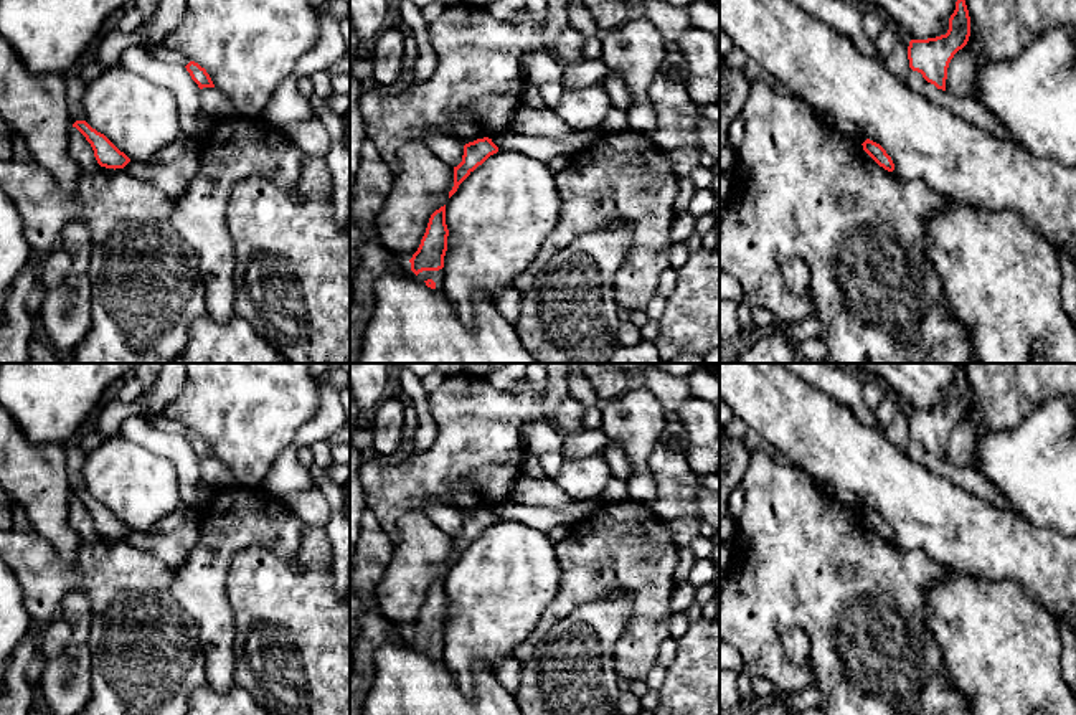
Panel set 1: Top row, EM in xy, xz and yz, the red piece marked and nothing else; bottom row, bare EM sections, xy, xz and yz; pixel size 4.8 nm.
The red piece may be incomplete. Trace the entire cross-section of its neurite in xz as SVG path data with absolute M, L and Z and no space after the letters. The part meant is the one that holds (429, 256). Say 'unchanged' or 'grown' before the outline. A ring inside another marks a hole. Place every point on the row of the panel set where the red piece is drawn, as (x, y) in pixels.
grown | M446 205L436 210L427 223L418 251L409 259L411 271L427 287L444 291L444 256L447 251L449 230L446 225Z

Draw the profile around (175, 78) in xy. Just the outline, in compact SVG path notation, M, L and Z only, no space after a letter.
M130 46L124 50L119 64L153 84L167 88L177 101L180 130L186 137L196 134L196 114L201 111L200 88L191 79L185 66L160 61L153 58L144 46Z

